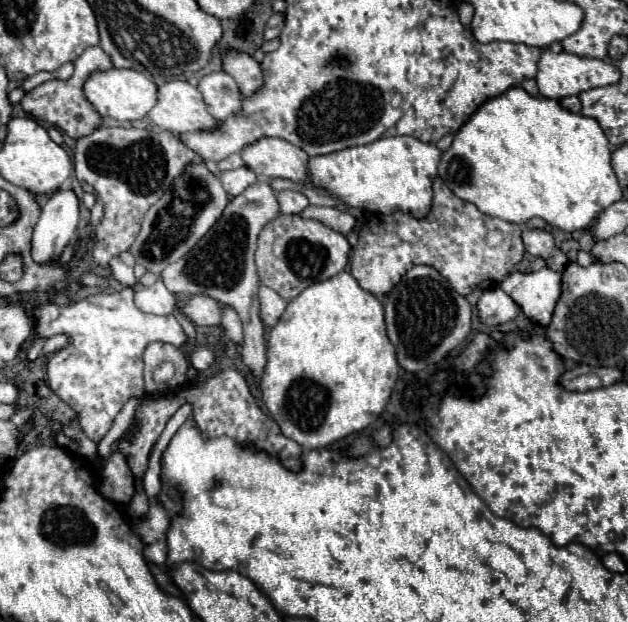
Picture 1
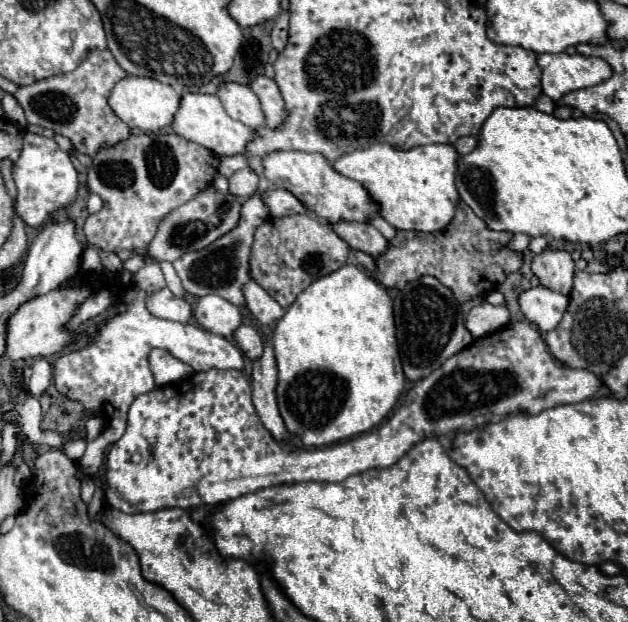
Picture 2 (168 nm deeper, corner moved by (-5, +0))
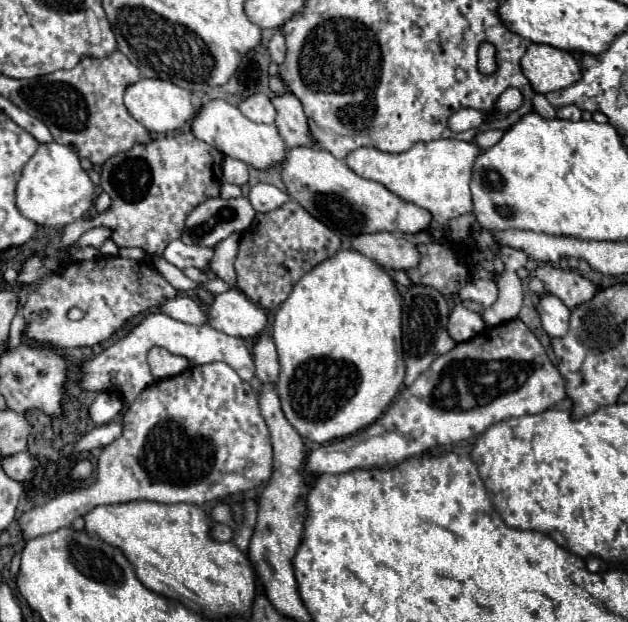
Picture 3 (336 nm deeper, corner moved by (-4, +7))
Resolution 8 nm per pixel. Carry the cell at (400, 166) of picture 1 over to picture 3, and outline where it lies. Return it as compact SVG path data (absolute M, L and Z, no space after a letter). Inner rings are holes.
M439 139L429 143L415 143L405 153L381 153L371 147L361 147L347 155L345 163L361 177L377 181L385 185L391 193L403 197L409 203L415 203L427 211L431 211L433 221L431 229L443 229L449 219L471 213L473 201L471 201L471 171L475 157L481 153L481 149L475 143L465 143L457 139Z

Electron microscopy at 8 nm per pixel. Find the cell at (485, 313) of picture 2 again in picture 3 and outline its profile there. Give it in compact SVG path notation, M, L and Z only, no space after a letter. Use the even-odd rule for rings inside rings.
M461 303L453 307L449 323L447 323L447 333L451 333L453 341L457 341L457 343L469 341L483 329L485 329L485 323L483 323L481 313L473 313L467 307L463 307Z

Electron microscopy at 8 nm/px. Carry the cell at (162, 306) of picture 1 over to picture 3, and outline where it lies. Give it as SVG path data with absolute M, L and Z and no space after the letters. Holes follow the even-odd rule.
M179 293L175 299L169 299L161 305L163 313L167 313L169 317L189 323L189 325L203 325L207 323L207 313L185 293Z

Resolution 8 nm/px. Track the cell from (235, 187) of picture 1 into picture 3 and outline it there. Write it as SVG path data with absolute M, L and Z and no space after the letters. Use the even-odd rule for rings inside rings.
M225 159L223 161L223 181L235 183L235 185L245 185L249 179L249 167L237 159Z

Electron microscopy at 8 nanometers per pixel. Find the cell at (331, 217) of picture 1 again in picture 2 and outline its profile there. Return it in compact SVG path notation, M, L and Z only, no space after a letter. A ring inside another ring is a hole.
M340 220L340 224L332 224L332 230L344 242L348 242L350 248L362 250L370 256L378 256L388 248L388 240L372 224L356 224L350 220Z

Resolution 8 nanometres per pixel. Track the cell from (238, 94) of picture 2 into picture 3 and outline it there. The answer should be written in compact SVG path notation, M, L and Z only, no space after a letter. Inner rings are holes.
M257 93L249 99L245 99L241 105L239 105L239 111L249 117L251 121L255 123L273 123L275 117L277 117L277 111L271 103L271 99L263 93Z

